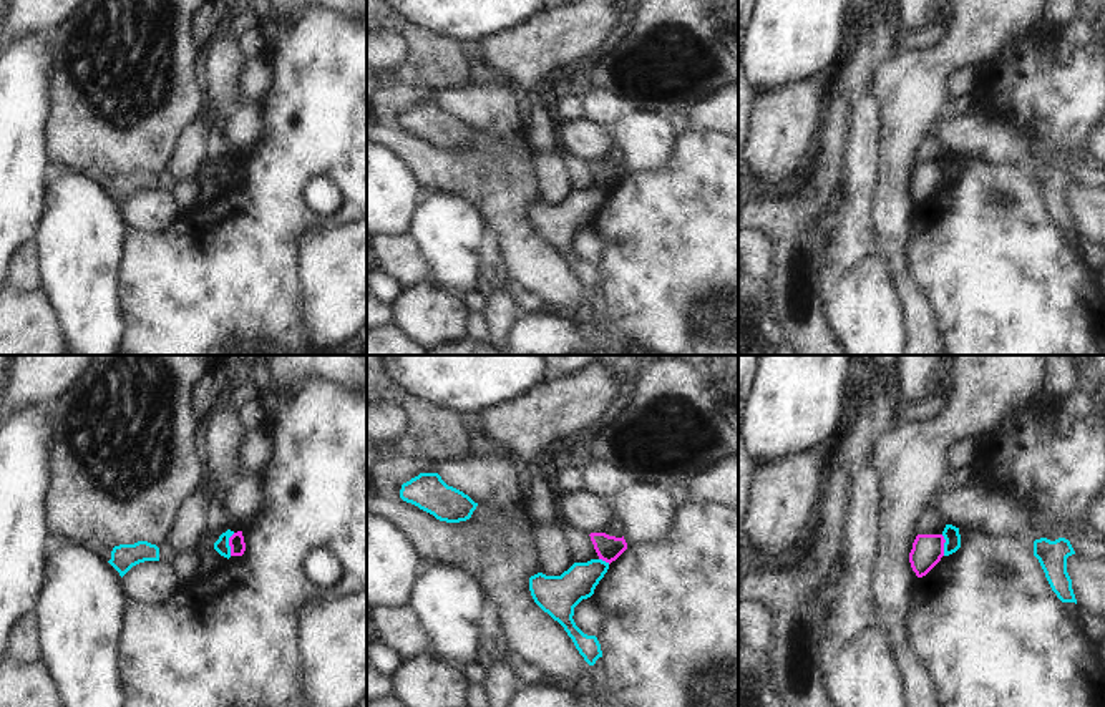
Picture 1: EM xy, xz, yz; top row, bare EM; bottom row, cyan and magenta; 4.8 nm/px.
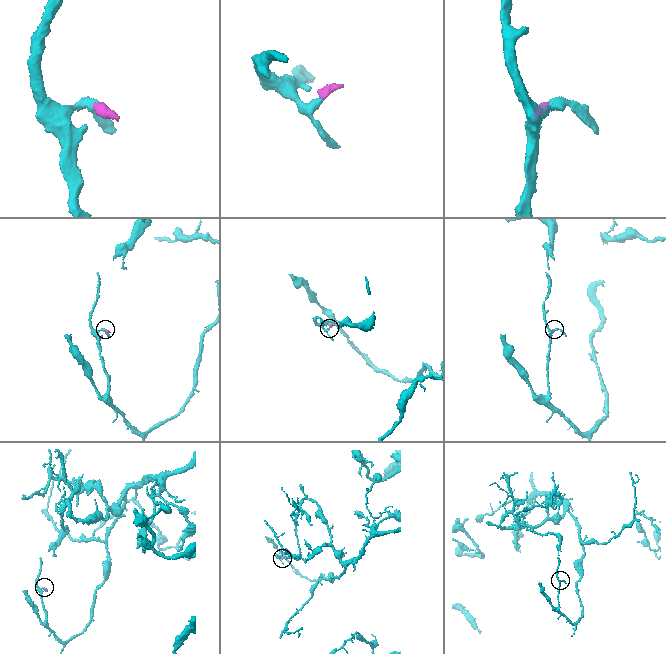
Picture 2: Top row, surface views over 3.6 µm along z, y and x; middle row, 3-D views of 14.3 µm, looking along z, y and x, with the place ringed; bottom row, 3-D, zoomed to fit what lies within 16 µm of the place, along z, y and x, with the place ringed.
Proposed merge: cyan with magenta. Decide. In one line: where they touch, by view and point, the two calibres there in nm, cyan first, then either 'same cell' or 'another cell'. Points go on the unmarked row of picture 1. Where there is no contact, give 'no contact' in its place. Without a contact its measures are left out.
xy (228, 173) | 70/80 nm | another cell

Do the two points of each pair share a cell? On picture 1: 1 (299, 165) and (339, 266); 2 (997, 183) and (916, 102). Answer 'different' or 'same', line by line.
1: different
2: different

